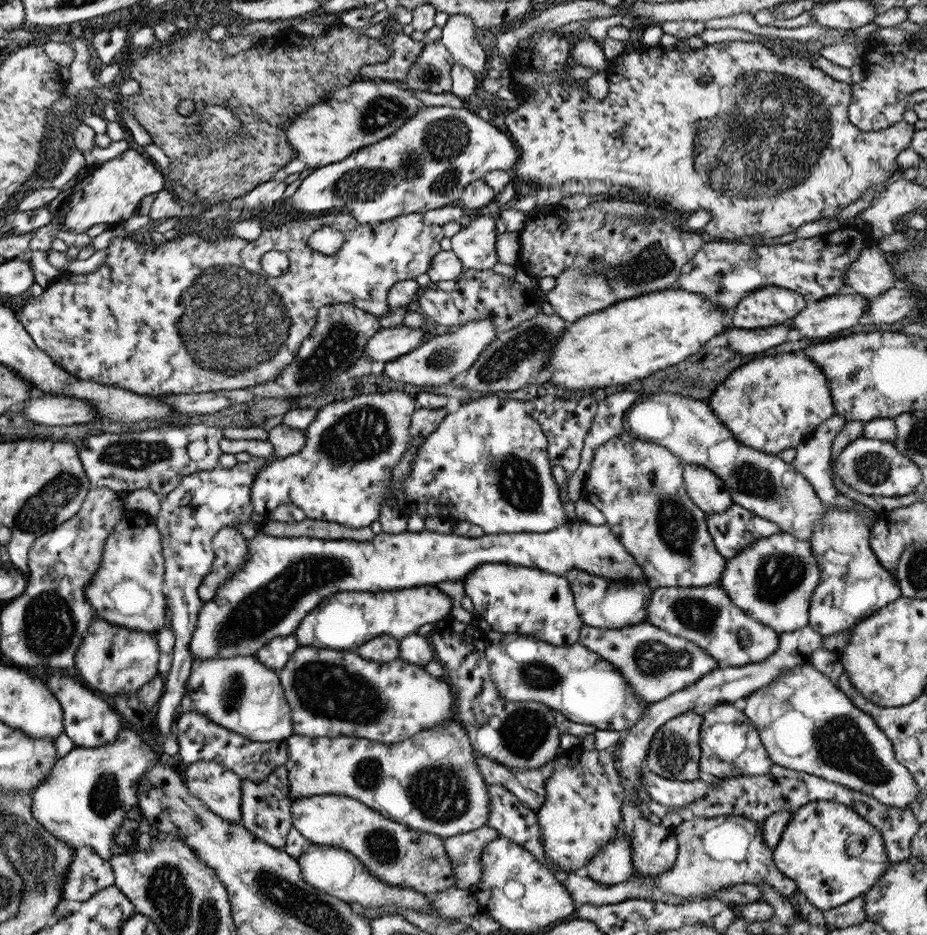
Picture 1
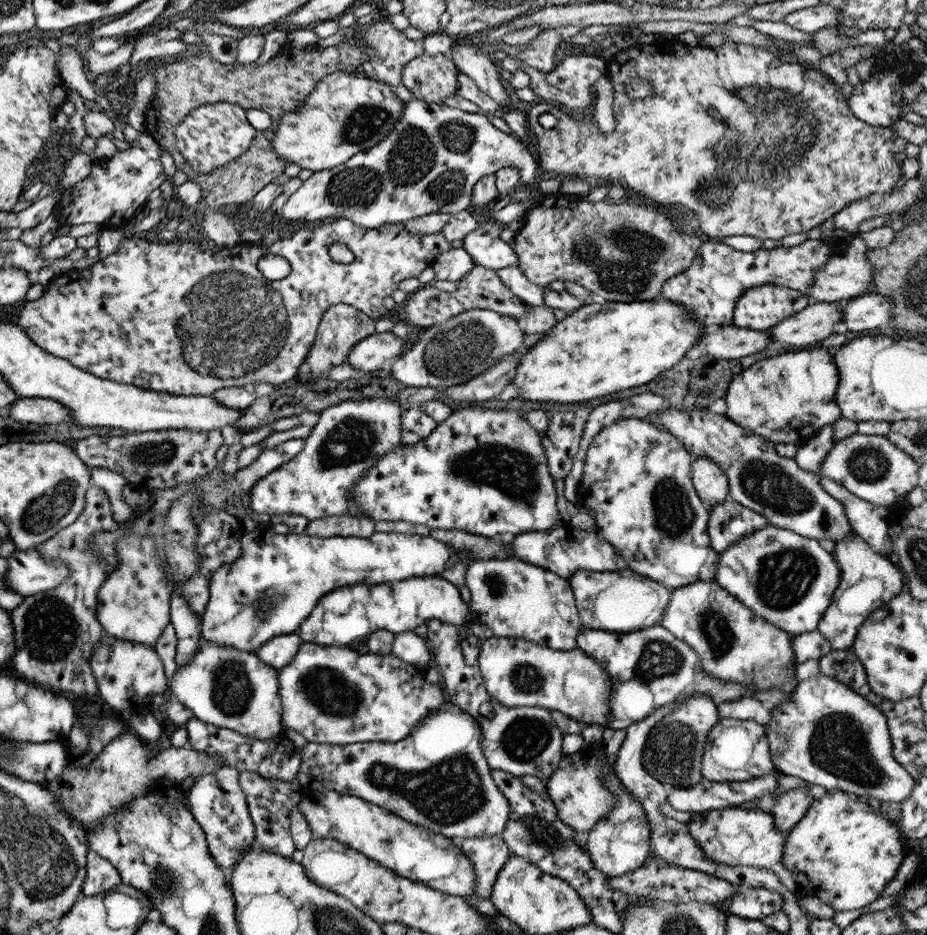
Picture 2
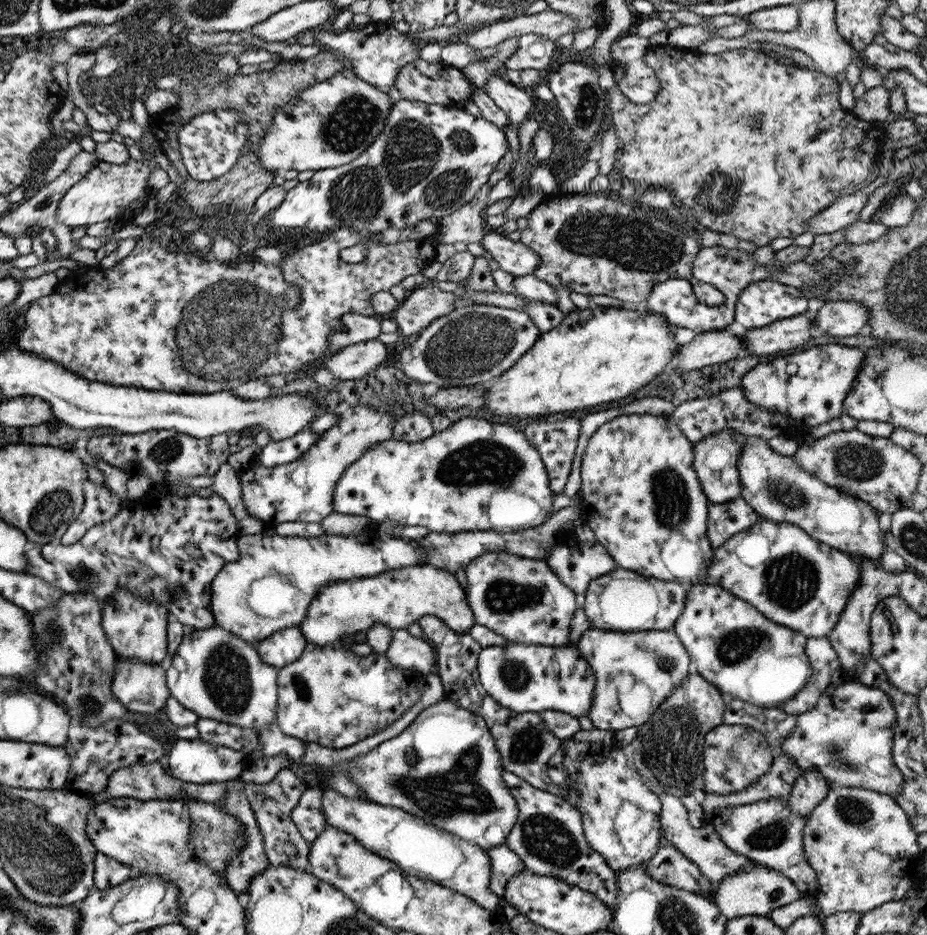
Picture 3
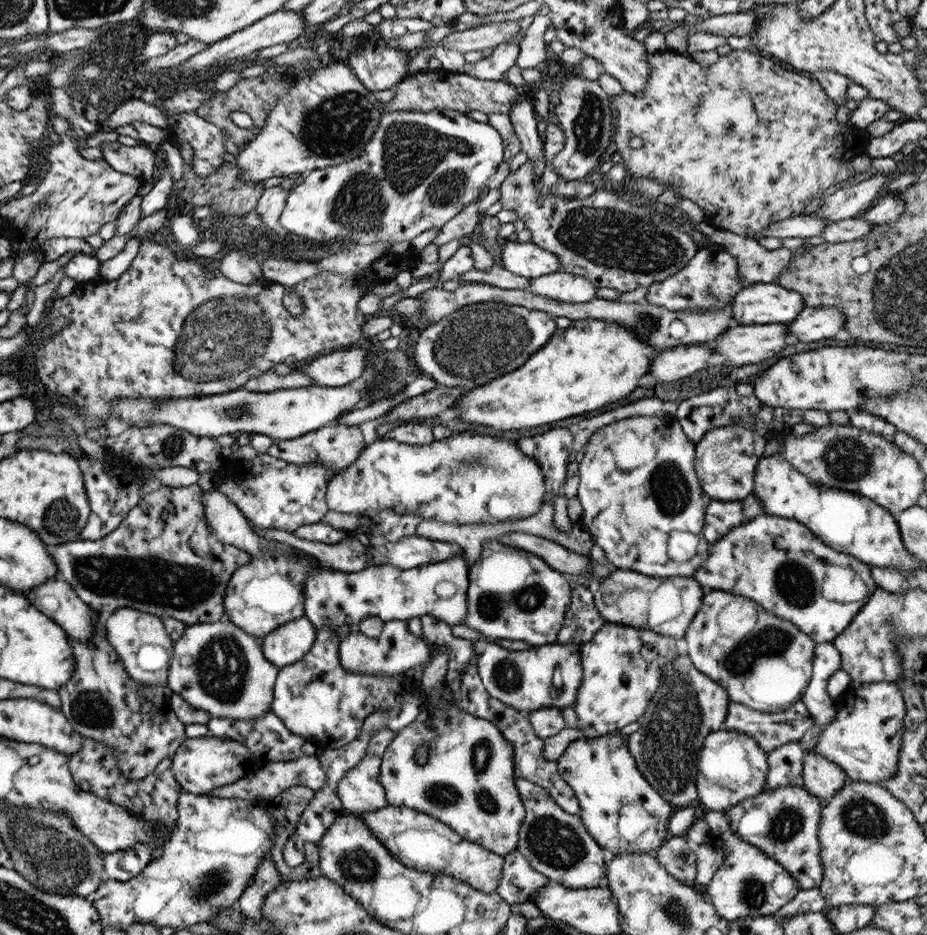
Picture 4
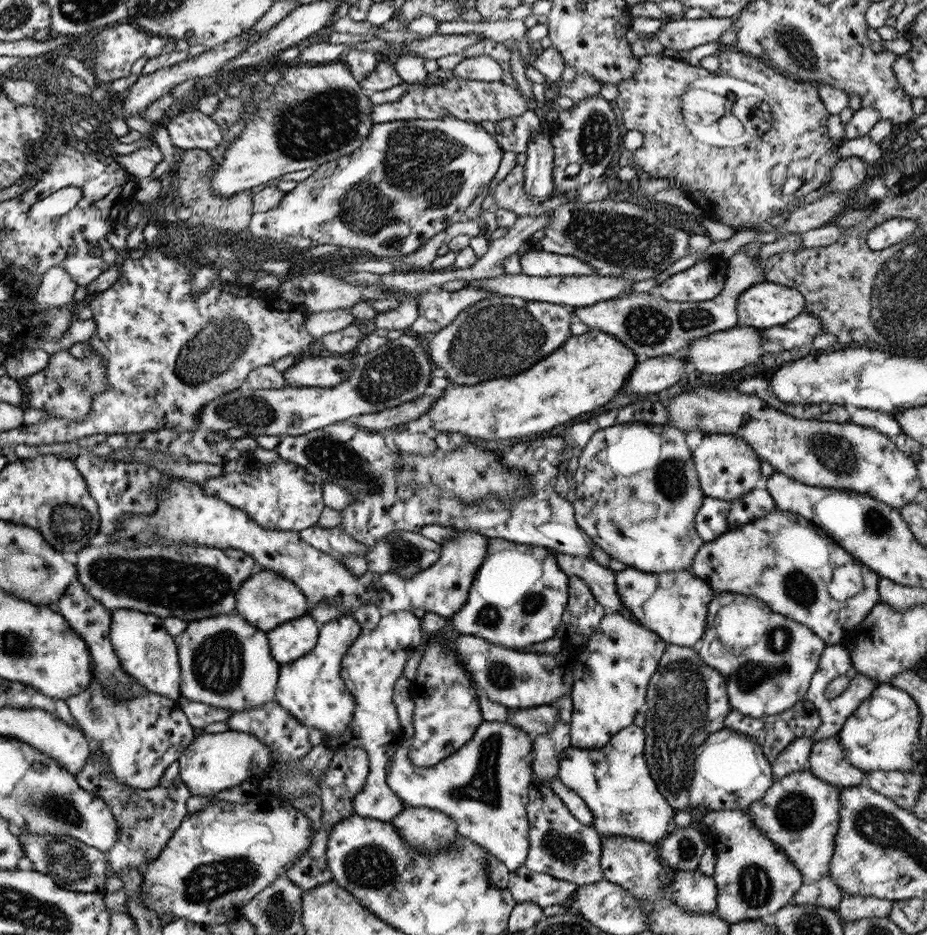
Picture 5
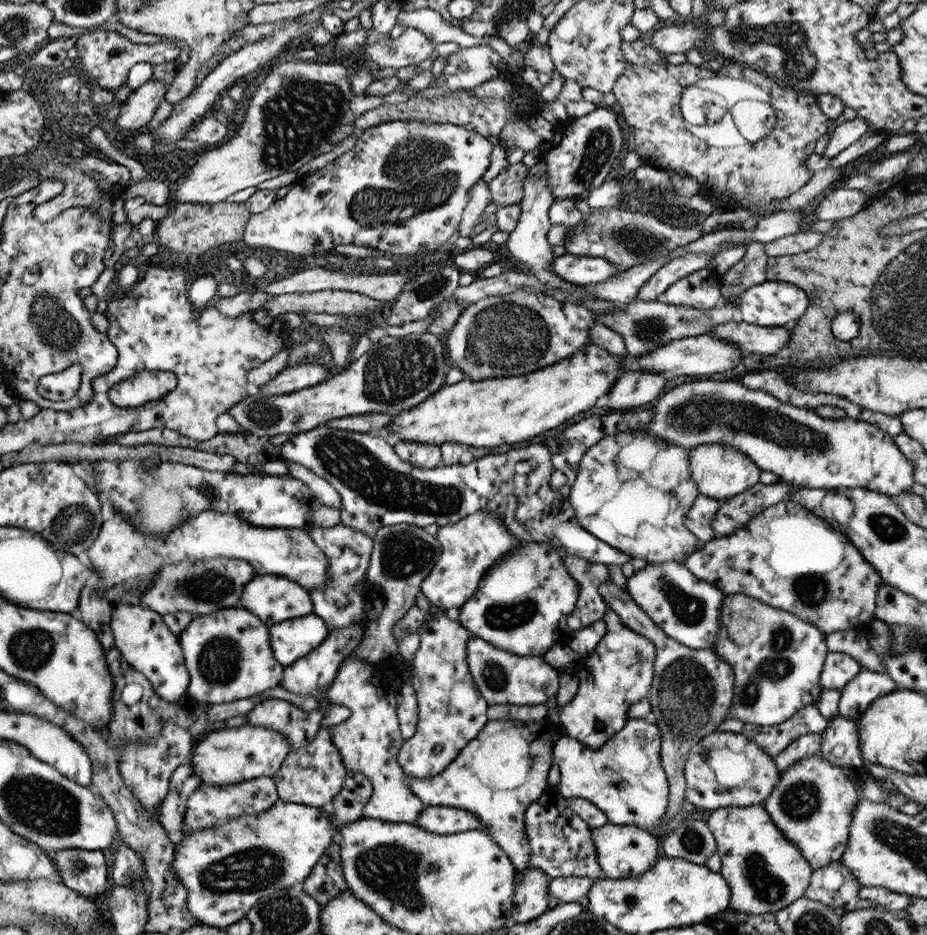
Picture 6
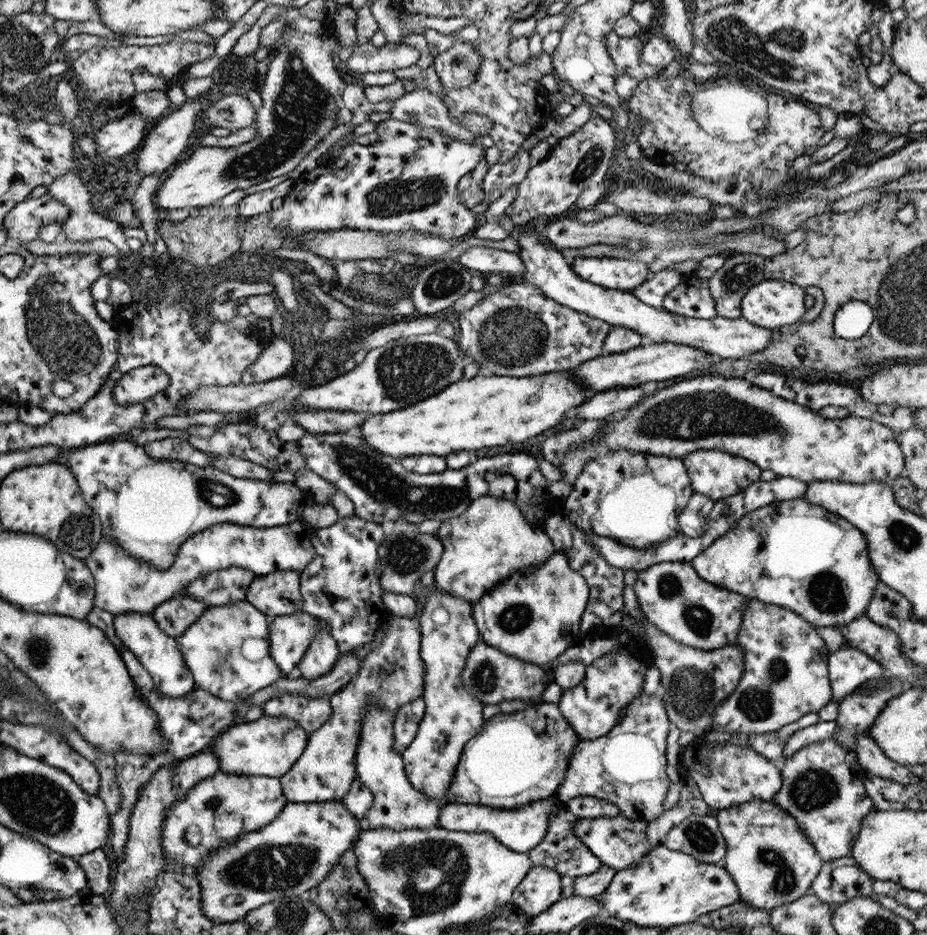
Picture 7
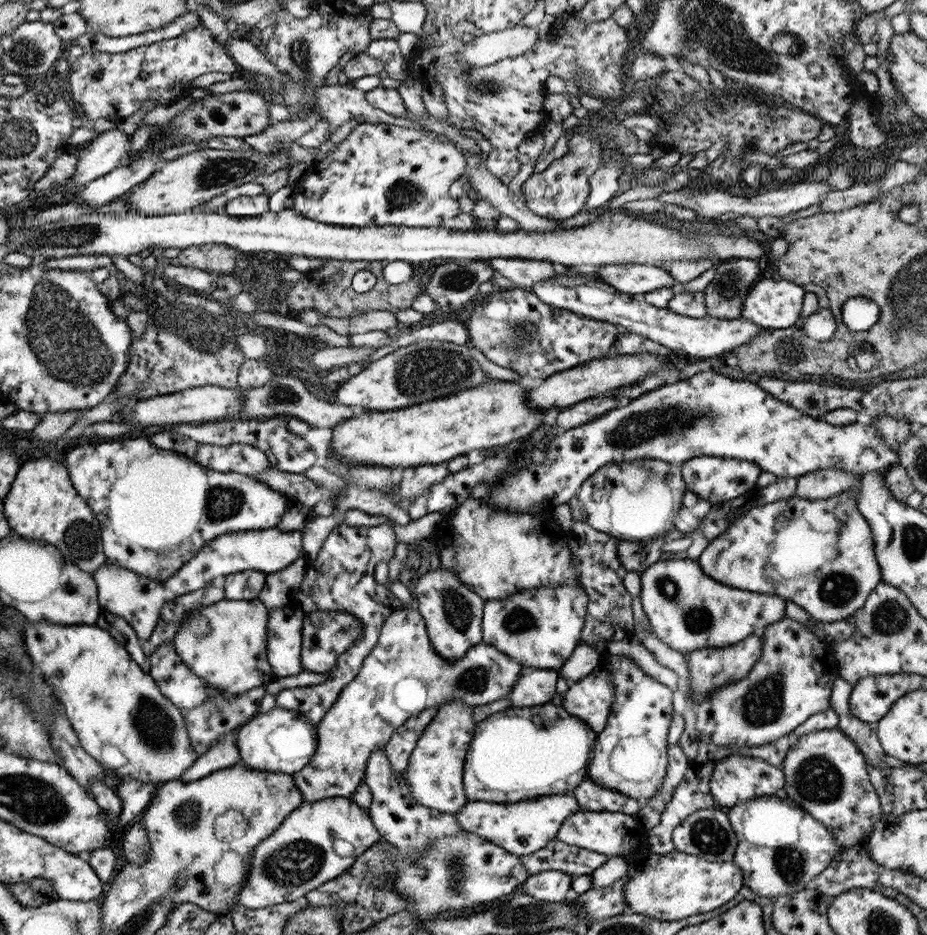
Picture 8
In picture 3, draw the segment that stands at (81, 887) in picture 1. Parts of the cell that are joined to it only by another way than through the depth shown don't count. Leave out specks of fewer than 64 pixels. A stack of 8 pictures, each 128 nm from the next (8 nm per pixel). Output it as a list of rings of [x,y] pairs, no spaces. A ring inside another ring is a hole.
[[[97,853],[93,859],[94,875],[92,876],[94,888],[107,888],[125,882],[134,876],[134,870],[126,864],[117,862],[104,854]]]

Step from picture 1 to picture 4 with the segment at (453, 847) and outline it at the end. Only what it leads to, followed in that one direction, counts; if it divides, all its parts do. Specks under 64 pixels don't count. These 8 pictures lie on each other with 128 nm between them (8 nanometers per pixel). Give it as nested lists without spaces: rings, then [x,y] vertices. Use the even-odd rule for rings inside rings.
[[[517,851],[505,855],[501,866],[502,873],[494,892],[507,905],[529,902],[528,896],[549,882],[548,878],[533,870]]]

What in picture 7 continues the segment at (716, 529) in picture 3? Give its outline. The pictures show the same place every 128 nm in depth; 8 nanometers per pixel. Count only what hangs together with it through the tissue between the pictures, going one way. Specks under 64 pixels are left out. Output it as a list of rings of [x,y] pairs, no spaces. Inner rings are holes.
[[[693,493],[685,508],[677,515],[677,522],[682,534],[695,537],[703,534],[710,518],[709,511],[714,502],[705,496]]]

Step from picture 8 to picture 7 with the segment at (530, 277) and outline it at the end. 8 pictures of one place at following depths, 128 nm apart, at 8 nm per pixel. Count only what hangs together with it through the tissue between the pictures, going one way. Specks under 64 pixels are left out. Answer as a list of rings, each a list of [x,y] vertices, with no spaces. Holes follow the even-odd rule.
[[[469,247],[457,259],[475,273],[509,274],[512,281],[523,278],[524,266],[517,253],[493,248]]]

